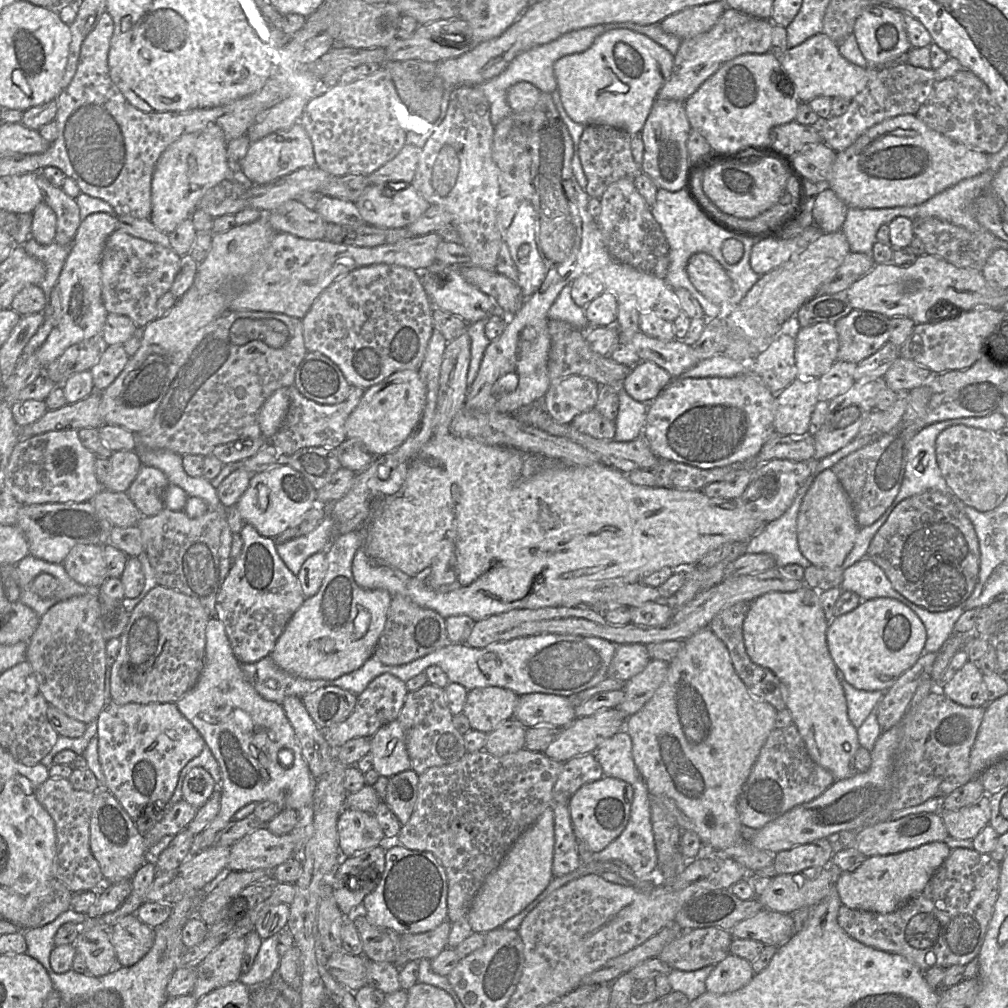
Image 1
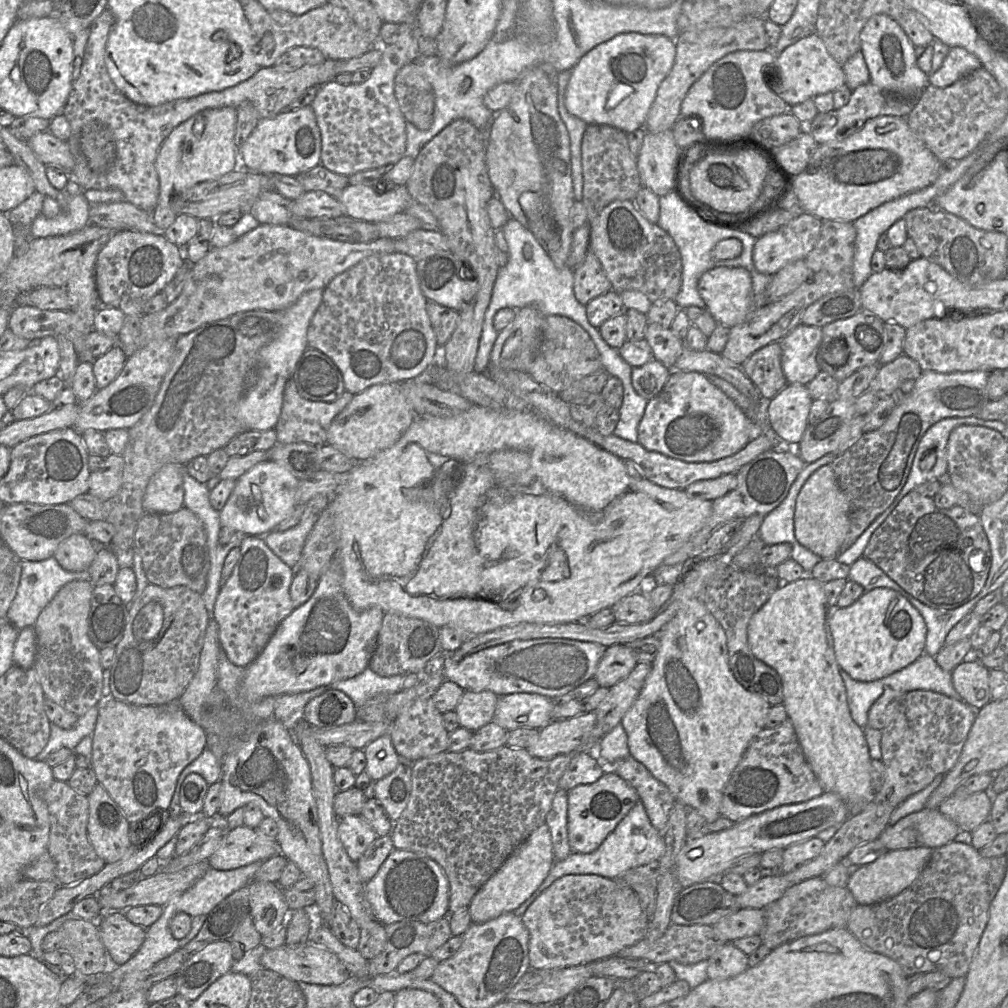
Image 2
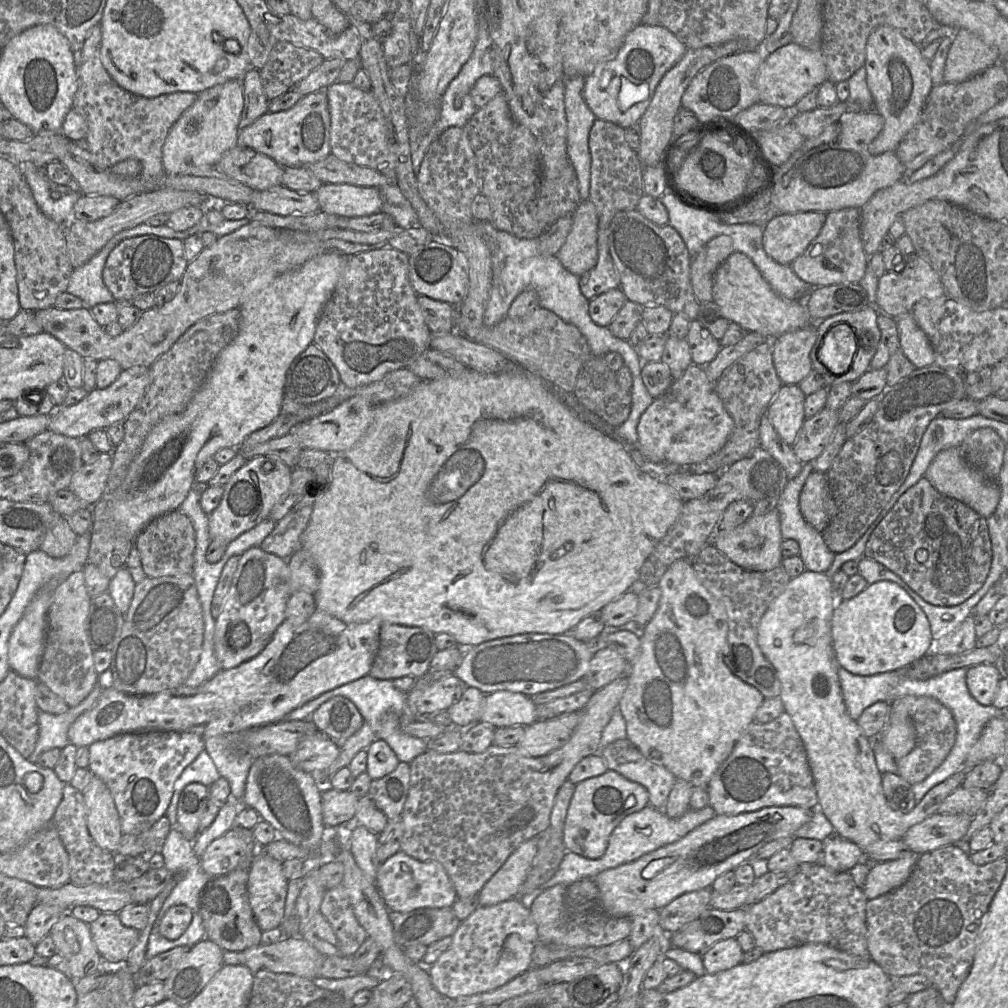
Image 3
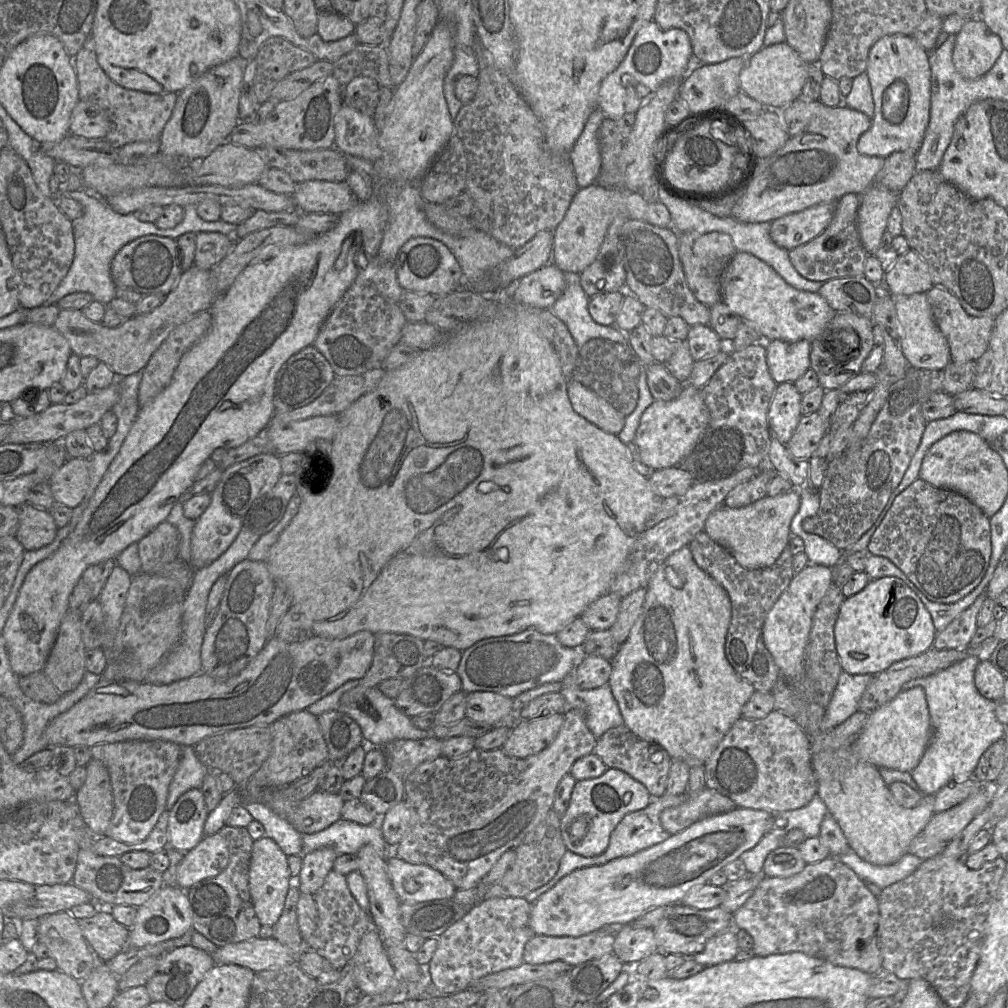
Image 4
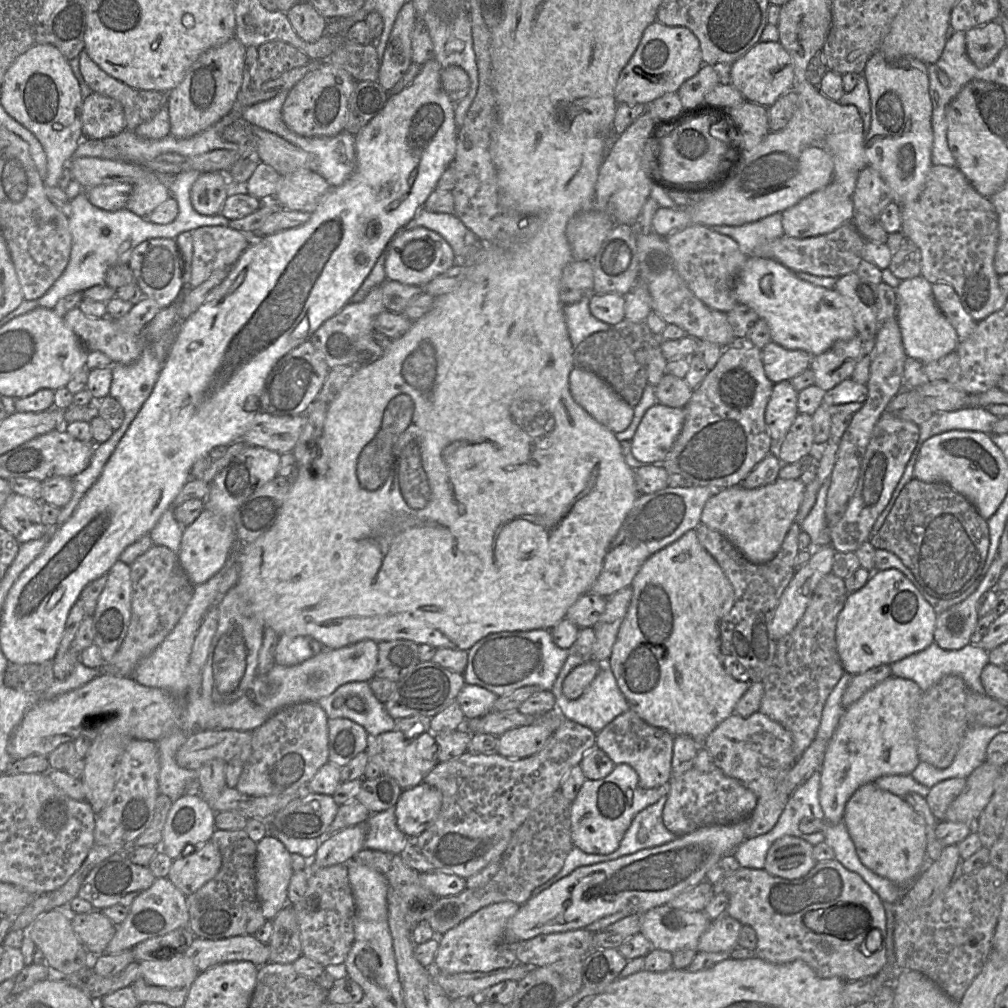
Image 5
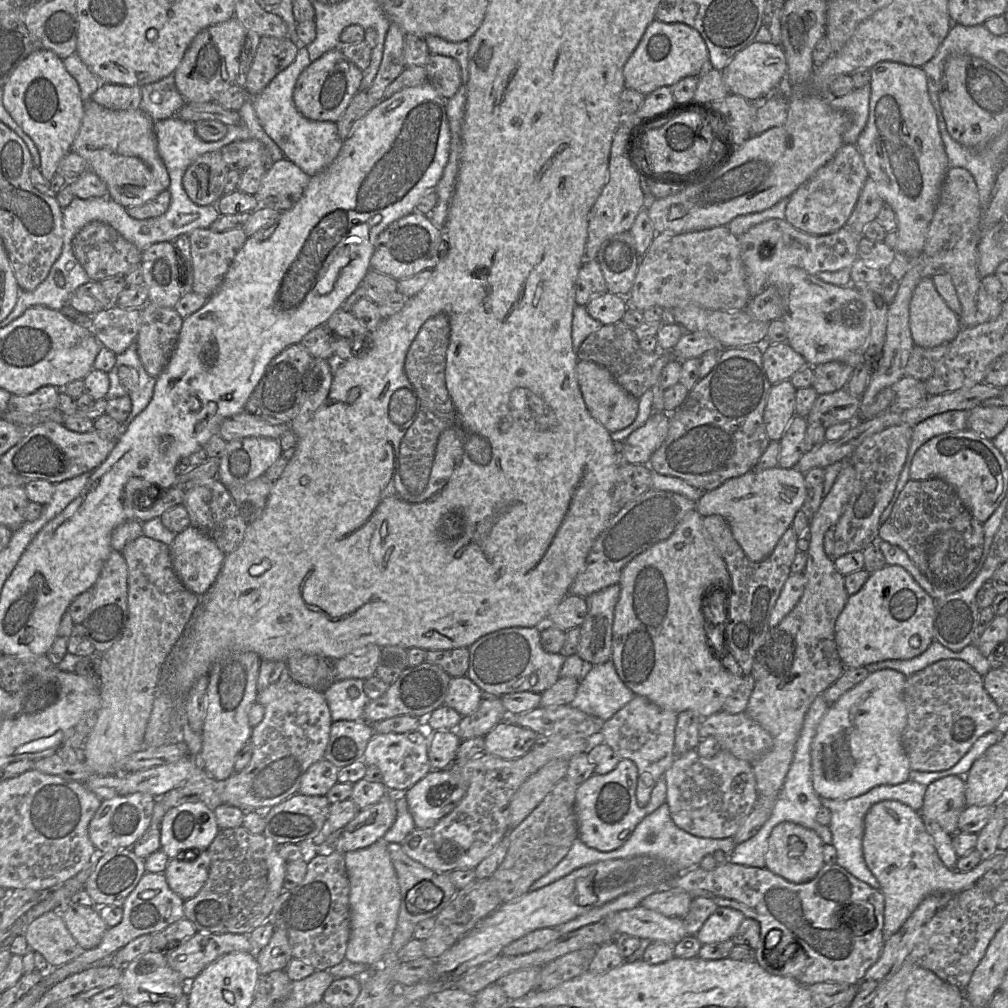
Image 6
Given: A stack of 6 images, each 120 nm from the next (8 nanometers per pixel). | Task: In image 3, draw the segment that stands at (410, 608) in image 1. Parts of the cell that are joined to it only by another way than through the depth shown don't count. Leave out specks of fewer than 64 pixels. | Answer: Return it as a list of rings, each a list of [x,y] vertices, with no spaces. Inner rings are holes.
[[[382,623],[379,632],[379,648],[368,673],[376,679],[394,680],[404,676],[418,679],[430,669],[430,662],[438,651],[435,634],[428,629],[392,623]]]

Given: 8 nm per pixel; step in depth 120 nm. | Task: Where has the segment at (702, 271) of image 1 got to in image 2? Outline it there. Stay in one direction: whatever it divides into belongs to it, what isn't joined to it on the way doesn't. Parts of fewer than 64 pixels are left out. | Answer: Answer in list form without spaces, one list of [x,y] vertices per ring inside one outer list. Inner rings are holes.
[[[714,267],[700,276],[697,286],[706,309],[717,324],[729,328],[741,324],[753,308],[752,278],[750,272],[743,267]]]

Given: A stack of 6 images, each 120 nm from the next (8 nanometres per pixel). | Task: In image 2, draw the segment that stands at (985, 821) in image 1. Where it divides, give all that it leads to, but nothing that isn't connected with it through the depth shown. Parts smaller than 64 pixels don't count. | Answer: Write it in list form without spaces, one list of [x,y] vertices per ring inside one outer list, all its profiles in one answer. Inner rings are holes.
[[[981,791],[967,797],[951,796],[937,809],[953,820],[961,831],[972,832],[980,824],[989,820],[991,808],[990,791]]]

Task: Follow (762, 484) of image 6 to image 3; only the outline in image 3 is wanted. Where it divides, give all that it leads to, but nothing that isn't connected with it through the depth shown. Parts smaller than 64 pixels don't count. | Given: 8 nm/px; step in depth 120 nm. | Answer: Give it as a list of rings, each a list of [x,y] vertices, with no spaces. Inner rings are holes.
[[[777,509],[765,515],[751,515],[744,523],[731,530],[715,531],[712,544],[730,561],[749,571],[768,571],[779,566],[784,559],[781,554],[780,518]]]

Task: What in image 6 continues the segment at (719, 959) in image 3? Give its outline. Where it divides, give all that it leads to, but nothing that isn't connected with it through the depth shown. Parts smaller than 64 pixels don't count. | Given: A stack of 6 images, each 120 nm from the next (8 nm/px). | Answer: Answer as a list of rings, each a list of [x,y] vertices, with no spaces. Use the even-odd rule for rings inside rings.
[[[717,906],[695,935],[702,945],[726,941],[733,937],[744,918],[736,909]]]

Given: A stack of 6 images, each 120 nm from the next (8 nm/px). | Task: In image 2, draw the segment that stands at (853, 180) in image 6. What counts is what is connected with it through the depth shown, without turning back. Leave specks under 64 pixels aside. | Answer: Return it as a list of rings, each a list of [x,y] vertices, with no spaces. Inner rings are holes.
[[[803,213],[779,229],[757,238],[753,249],[753,263],[760,273],[773,275],[788,263],[803,259],[819,240],[823,221],[809,213]]]

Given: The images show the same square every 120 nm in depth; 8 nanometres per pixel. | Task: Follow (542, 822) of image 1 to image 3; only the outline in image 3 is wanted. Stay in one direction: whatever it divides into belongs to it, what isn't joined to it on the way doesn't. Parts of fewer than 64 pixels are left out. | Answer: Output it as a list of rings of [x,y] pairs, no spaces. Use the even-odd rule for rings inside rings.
[[[536,838],[521,844],[481,889],[478,894],[479,906],[493,906],[520,897],[537,851]]]

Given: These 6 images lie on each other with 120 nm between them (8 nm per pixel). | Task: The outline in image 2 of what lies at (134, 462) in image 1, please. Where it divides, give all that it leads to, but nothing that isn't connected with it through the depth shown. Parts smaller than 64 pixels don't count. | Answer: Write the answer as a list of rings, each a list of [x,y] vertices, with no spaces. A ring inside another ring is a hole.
[[[110,453],[101,466],[90,473],[88,493],[102,500],[112,499],[119,491],[123,469],[123,457]]]

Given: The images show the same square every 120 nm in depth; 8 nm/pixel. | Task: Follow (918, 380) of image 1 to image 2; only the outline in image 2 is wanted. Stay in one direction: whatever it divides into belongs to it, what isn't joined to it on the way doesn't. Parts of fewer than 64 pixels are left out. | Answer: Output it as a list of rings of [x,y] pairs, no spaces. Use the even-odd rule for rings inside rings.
[[[902,354],[894,361],[880,367],[866,392],[872,392],[879,399],[887,398],[895,393],[903,381],[916,381],[922,374],[920,365]]]

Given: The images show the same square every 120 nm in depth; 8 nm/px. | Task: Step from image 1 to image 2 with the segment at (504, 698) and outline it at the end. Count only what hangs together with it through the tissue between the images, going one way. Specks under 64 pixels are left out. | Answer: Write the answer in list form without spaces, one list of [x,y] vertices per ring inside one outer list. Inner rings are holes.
[[[464,691],[455,708],[461,727],[473,733],[493,721],[499,696],[494,692]]]

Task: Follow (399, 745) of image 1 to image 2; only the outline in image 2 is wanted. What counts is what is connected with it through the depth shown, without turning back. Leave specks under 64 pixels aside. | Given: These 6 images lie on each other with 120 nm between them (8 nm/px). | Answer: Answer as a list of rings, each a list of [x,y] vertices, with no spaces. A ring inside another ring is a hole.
[[[389,734],[369,743],[364,749],[367,764],[364,771],[373,781],[378,781],[392,773],[400,763]]]

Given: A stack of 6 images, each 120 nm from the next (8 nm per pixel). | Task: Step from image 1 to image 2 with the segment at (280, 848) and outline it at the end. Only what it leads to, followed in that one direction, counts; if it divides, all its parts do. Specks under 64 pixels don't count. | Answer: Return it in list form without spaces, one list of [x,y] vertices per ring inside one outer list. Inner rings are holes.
[[[247,826],[229,829],[218,849],[208,858],[210,868],[227,871],[237,869],[253,862],[264,862],[279,853],[276,839],[267,837]]]

